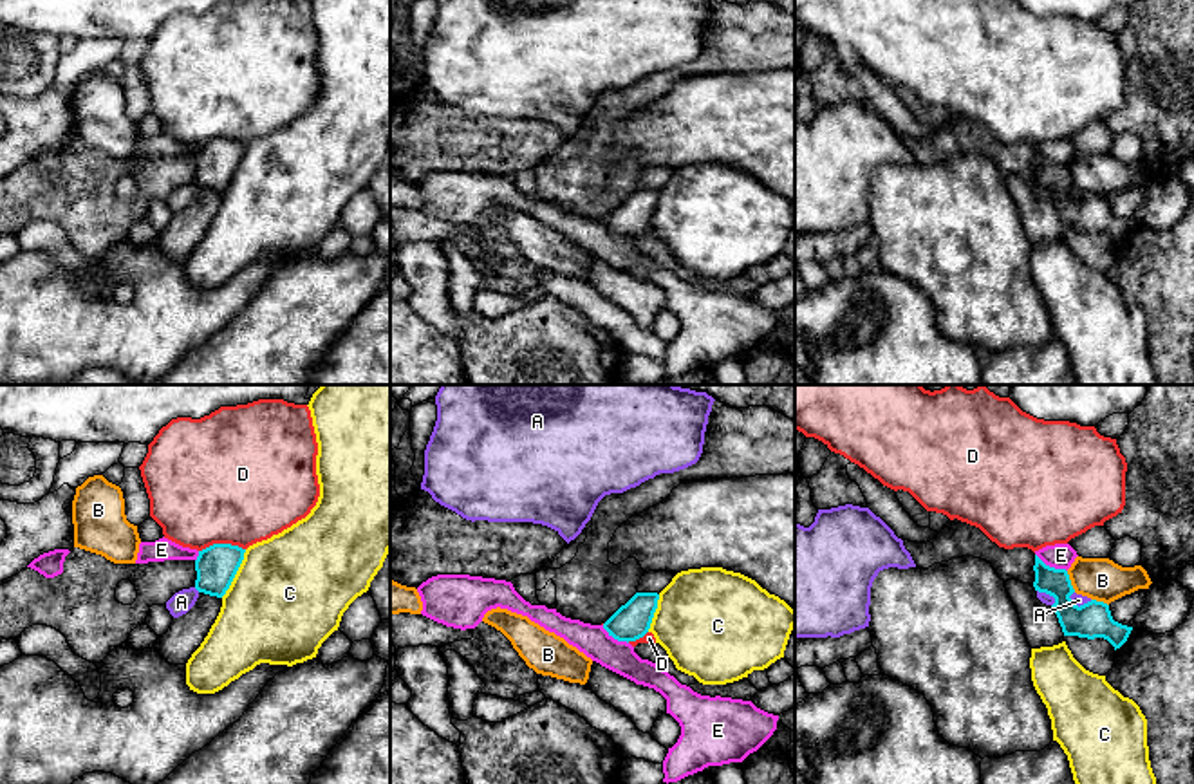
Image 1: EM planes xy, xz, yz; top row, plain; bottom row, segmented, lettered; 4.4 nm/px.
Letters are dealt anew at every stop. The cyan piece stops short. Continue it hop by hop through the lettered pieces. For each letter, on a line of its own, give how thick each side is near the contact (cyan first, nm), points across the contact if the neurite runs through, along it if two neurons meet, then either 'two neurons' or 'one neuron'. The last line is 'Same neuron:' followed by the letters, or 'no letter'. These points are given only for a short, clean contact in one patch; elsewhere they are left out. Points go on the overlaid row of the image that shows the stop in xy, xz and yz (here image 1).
A: 160/50 nm | along yz (1068, 597), (1079, 606), (1091, 600) | two neurons
B: 160/190 nm | two neurons
C: 180/500 nm | two neurons
D: 180/500 nm | two neurons
E: 130/110 nm | along yz (1035, 553), (1046, 564), (1066, 571) | two neurons
Same neuron: no letter

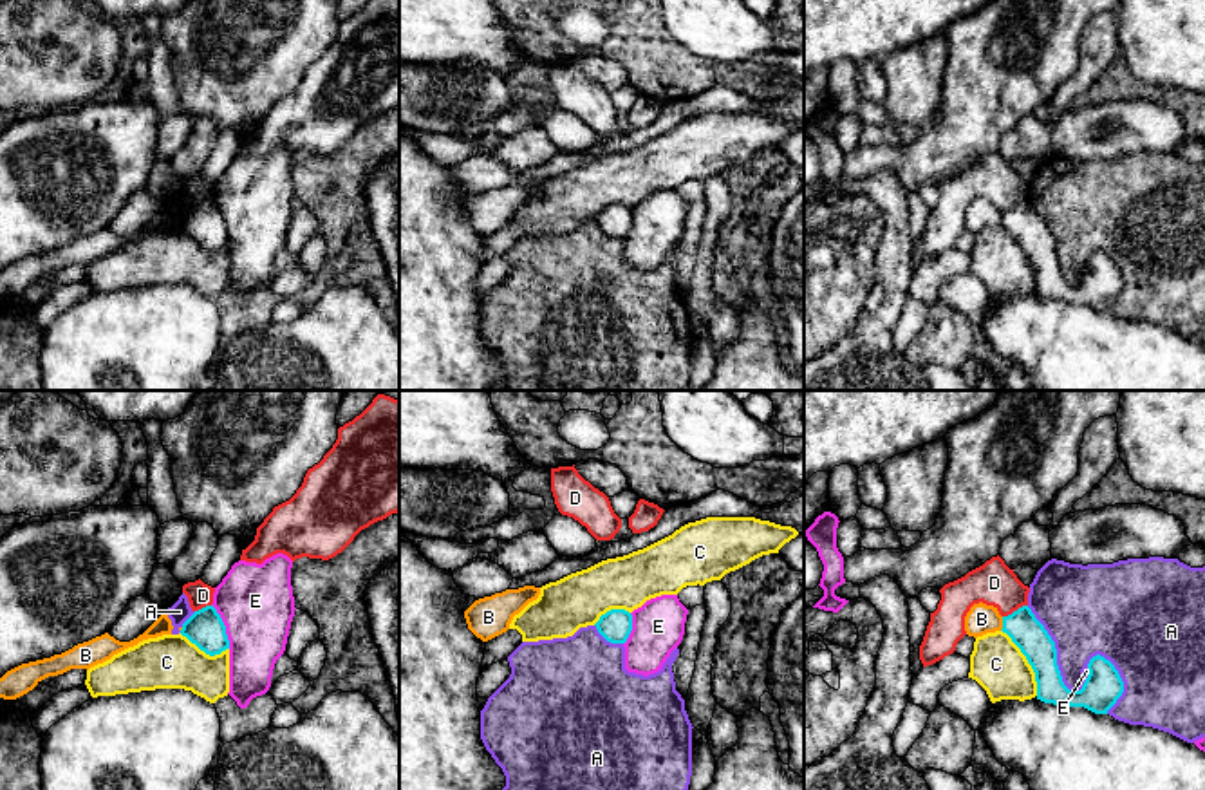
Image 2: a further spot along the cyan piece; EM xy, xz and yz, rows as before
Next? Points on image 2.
A: 160/400 nm | two neurons
B: 150/140 nm | two neurons
C: 150/240 nm | along yz (1001, 630), (1030, 666), (1037, 695) | two neurons
D: 150/190 nm | along yz (1027, 604), (1003, 617) | two neurons
E: 170/340 nm | two neurons
Same neuron: no letter

